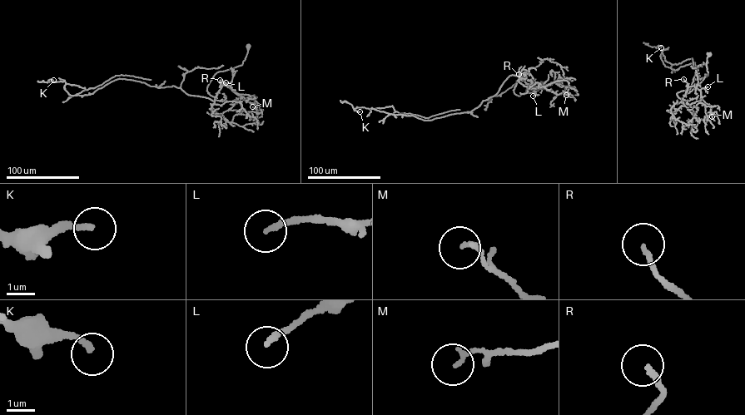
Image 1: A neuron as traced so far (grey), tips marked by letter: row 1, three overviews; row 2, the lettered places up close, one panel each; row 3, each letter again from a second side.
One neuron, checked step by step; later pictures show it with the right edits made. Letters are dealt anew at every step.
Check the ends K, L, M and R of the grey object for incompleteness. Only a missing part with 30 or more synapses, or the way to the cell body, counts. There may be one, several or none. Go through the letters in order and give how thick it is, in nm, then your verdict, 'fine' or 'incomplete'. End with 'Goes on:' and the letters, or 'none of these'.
K: 200 nm thick; fine
L: 190 nm thick; incomplete
M: 150 nm thick; fine
R: 170 nm thick; fine
Goes on: L

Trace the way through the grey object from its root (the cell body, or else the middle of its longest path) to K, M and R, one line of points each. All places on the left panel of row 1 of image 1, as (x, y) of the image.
K: (248, 46), (242, 64), (214, 75), (206, 91), (214, 101), (120, 78), (71, 95), (64, 81), (53, 80)
M: (248, 46), (242, 64), (217, 72), (206, 91), (215, 96), (225, 85), (256, 106), (255, 109), (252, 106)
R: (248, 46), (242, 64), (214, 75), (206, 91), (213, 96), (221, 89), (220, 80)

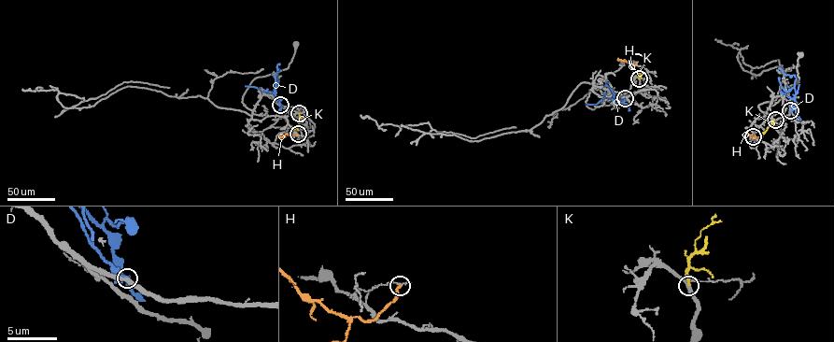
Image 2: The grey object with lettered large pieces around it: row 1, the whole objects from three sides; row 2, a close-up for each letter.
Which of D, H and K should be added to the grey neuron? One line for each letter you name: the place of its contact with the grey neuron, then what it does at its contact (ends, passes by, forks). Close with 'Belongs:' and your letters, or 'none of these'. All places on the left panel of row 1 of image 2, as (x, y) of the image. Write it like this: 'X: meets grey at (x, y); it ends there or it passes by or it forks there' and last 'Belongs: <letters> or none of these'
K: meets grey at (299, 113); it ends there
Belongs: K

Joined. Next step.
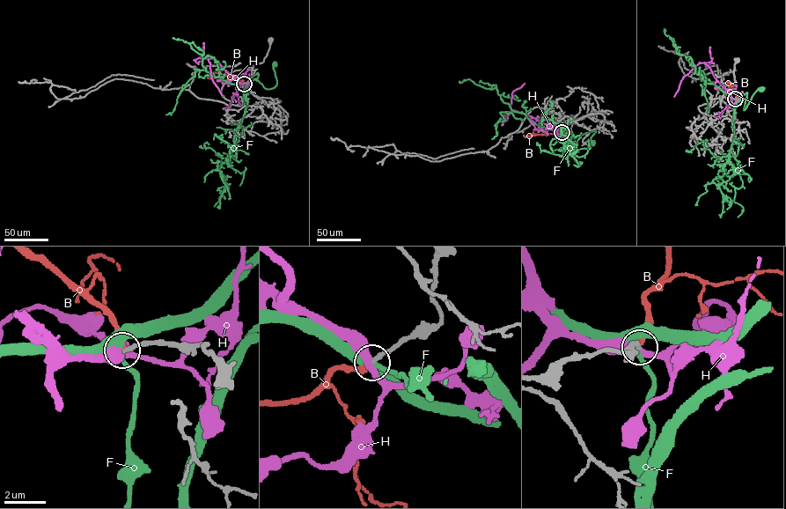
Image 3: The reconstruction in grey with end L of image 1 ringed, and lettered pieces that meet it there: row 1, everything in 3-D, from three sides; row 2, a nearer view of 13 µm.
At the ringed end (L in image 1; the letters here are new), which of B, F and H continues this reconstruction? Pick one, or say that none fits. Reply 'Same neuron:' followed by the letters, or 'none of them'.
Same neuron: none of them

